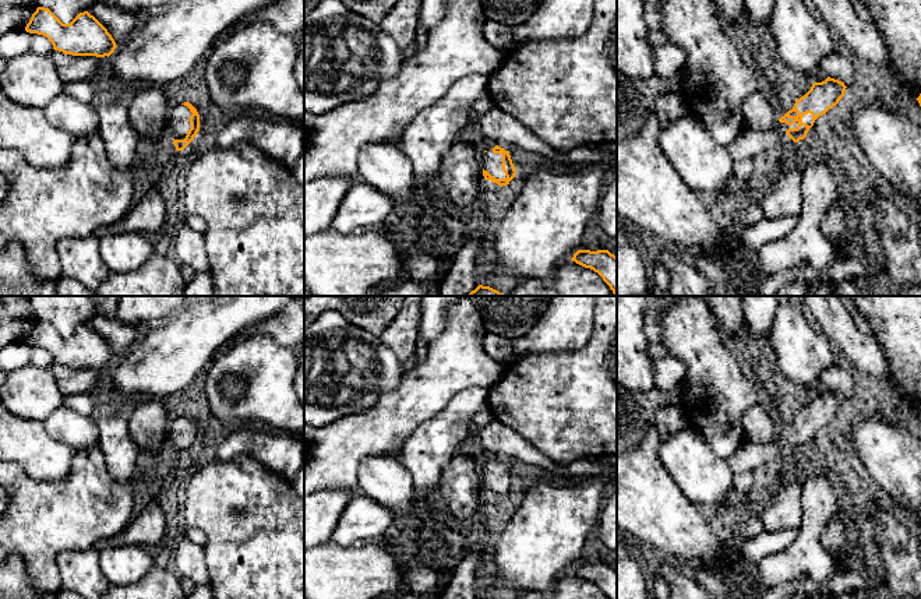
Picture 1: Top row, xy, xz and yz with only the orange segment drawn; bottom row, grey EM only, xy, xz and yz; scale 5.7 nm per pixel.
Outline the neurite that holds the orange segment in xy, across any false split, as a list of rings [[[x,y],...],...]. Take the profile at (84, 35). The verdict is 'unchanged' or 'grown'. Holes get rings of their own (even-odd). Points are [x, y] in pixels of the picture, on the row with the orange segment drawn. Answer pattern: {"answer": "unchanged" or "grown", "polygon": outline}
{"answer": "unchanged", "polygon": [[[38,7],[25,31],[46,36],[54,50],[73,56],[109,57],[117,47],[107,29],[88,11],[63,24],[49,8]]]}

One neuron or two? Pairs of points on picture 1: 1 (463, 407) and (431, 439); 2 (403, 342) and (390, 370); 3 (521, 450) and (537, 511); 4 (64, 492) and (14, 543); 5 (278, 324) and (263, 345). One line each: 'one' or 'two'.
1: one
2: two
3: two
4: one
5: two

